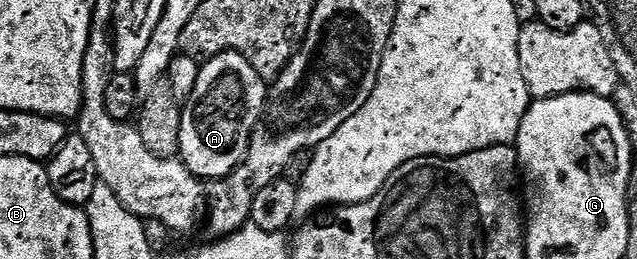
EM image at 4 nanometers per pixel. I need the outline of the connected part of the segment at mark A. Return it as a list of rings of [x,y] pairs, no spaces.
[[[224,51],[200,64],[194,92],[181,108],[179,158],[202,181],[222,179],[245,161],[257,122],[267,111],[267,83],[239,53]]]

